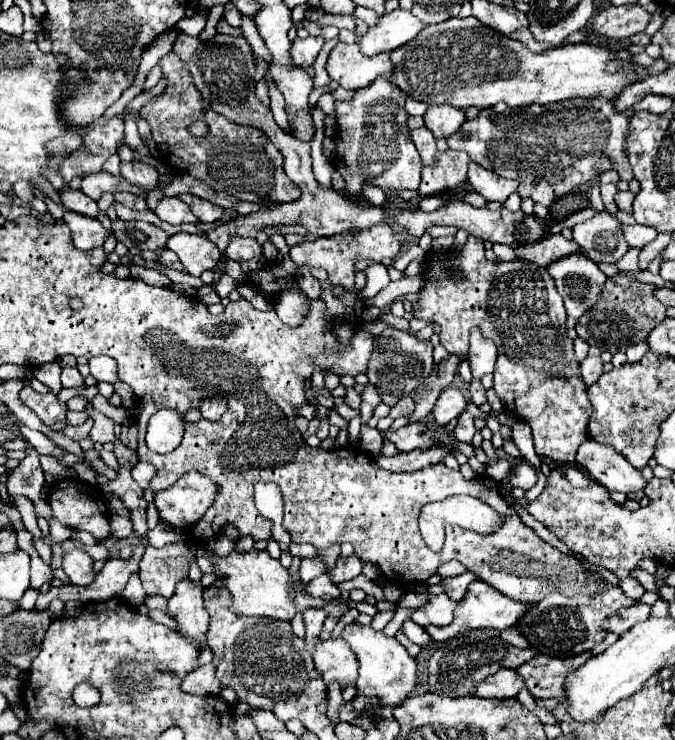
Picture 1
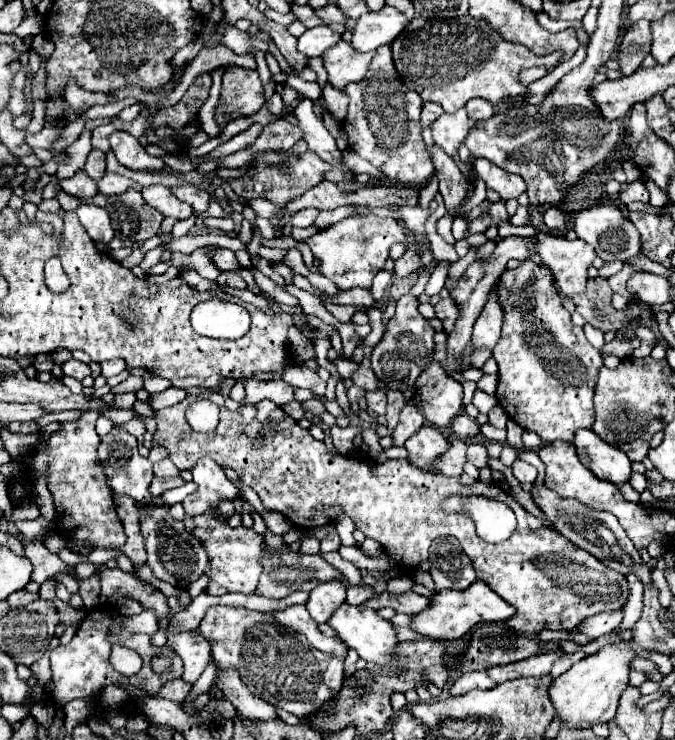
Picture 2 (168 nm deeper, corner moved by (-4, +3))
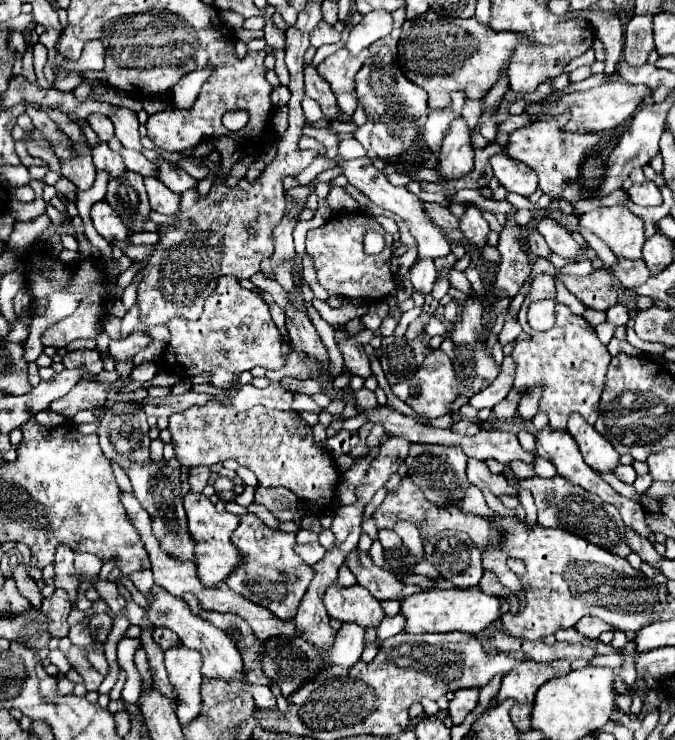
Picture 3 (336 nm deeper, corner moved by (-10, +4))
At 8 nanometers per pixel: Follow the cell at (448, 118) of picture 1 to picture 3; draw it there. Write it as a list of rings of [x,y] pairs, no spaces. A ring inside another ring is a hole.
[[[457,117],[441,145],[441,157],[439,157],[439,167],[445,179],[457,179],[467,175],[473,169],[473,147],[471,147],[471,135],[467,121],[463,117]]]

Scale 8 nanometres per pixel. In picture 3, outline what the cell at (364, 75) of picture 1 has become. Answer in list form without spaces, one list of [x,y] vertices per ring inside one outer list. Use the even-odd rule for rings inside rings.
[[[345,47],[337,49],[329,55],[317,69],[319,75],[331,85],[333,93],[351,93],[355,89],[355,75],[363,67],[369,51],[361,51],[359,55],[351,55]]]

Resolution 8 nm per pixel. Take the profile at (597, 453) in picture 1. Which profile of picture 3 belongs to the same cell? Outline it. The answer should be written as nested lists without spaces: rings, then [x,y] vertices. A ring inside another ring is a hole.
[[[573,413],[569,417],[567,431],[577,441],[579,451],[589,467],[599,473],[613,473],[617,469],[619,453],[603,435],[599,435],[587,421],[583,421],[583,417]]]

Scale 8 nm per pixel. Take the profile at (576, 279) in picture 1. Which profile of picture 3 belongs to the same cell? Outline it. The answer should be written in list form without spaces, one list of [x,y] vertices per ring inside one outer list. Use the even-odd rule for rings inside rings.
[[[549,217],[539,219],[537,231],[543,235],[543,239],[545,239],[547,247],[551,249],[551,253],[557,253],[563,259],[575,261],[585,251],[585,247],[579,245],[563,225],[559,225],[557,221],[553,221]]]

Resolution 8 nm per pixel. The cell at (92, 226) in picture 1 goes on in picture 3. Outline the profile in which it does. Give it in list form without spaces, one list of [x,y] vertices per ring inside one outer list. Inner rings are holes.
[[[99,201],[91,207],[91,221],[93,221],[93,227],[97,229],[97,233],[103,239],[107,239],[109,243],[125,241],[129,237],[127,227],[121,223],[119,215],[105,201]]]

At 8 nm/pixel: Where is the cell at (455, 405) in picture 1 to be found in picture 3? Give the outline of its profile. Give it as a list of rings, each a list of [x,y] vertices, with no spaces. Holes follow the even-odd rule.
[[[435,349],[431,351],[431,355],[423,361],[423,365],[419,367],[417,375],[411,381],[405,383],[397,383],[391,387],[391,391],[405,401],[413,411],[417,411],[421,417],[433,419],[433,417],[443,417],[451,413],[451,405],[455,403],[455,399],[459,397],[459,391],[455,391],[455,383],[459,383],[459,377],[453,371],[453,365],[449,361],[449,357],[441,351]]]

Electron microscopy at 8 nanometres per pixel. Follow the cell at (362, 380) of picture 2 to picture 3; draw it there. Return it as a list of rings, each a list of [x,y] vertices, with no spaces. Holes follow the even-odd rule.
[[[345,341],[339,345],[341,353],[343,353],[343,359],[345,359],[345,369],[351,371],[353,375],[359,375],[363,379],[371,377],[373,371],[371,371],[371,361],[369,361],[369,355],[363,351],[363,345],[357,343],[357,341]]]

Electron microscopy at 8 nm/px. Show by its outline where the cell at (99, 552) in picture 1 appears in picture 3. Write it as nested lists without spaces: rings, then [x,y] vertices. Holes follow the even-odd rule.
[[[151,569],[140,570],[129,575],[128,578],[146,598],[149,597],[149,589],[154,585]]]

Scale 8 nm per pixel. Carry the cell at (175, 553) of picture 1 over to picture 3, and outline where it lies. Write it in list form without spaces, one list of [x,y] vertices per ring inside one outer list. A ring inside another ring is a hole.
[[[171,459],[165,463],[167,463],[167,471],[161,471],[153,461],[149,461],[147,465],[133,463],[131,469],[127,471],[127,475],[131,479],[135,497],[139,499],[143,509],[151,515],[153,531],[155,531],[155,537],[159,539],[163,551],[173,555],[173,559],[195,561],[195,541],[191,539],[191,535],[187,531],[187,515],[185,515],[183,497],[181,497],[181,481],[179,481],[181,467],[179,467],[177,459]]]

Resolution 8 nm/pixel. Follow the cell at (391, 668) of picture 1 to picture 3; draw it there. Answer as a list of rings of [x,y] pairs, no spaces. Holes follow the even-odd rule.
[[[333,583],[327,587],[323,603],[331,619],[339,619],[341,623],[359,623],[363,629],[377,629],[381,619],[385,619],[381,603],[361,585],[341,587]]]

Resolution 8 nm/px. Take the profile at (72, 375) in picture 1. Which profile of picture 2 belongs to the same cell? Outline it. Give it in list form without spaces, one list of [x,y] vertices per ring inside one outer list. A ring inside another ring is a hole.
[[[69,358],[69,360],[63,364],[63,374],[73,376],[75,380],[83,380],[85,376],[89,376],[89,374],[91,374],[91,368],[89,368],[87,364],[83,364],[83,362],[79,362],[79,360],[75,360],[75,358]]]

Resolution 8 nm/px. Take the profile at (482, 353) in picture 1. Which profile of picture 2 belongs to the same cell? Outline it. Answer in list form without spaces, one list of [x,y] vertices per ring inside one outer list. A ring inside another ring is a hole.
[[[493,284],[489,300],[473,326],[473,338],[471,338],[473,348],[493,348],[501,336],[501,324],[503,324],[503,308],[497,302],[497,284]]]

